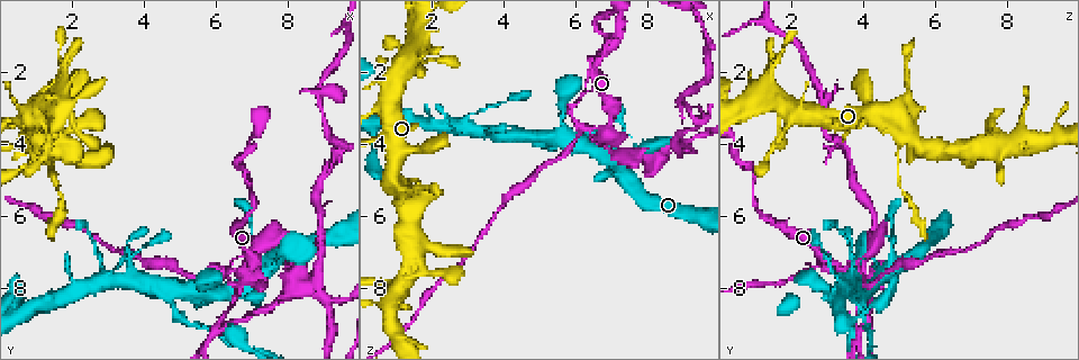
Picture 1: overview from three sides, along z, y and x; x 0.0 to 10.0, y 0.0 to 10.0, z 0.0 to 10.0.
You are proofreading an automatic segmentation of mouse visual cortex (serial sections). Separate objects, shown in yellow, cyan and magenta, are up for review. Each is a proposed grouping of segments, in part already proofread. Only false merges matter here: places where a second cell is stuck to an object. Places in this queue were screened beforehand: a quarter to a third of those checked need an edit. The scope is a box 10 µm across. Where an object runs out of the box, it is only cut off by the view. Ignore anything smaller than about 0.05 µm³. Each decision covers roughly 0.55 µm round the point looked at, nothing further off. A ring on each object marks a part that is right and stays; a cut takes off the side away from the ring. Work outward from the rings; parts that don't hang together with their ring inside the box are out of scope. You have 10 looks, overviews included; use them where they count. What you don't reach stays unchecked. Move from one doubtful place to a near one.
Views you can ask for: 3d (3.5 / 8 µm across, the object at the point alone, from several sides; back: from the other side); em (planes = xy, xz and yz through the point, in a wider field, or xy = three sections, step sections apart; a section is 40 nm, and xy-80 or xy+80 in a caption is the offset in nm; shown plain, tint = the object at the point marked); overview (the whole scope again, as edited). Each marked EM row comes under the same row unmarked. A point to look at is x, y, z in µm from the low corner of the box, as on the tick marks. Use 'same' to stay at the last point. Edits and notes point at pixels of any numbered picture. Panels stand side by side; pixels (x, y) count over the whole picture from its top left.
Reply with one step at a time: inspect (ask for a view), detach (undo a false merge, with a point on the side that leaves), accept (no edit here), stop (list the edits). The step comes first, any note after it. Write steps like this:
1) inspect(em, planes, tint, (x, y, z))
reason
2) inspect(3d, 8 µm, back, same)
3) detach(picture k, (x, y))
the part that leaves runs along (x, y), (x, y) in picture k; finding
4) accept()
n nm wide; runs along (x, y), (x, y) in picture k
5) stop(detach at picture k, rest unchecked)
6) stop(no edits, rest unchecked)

inspect(3d, 3.5 µm, back, (6.90, 7.55, 3.65))
narrows sharply

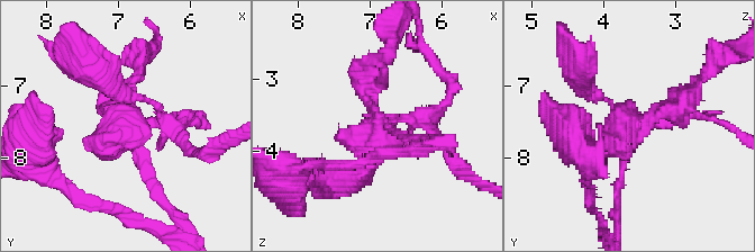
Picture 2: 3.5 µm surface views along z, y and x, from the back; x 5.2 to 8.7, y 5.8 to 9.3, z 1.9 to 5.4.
inspect(em, xy, step 5, tint, (6.90, 7.60, 3.65))
shape alone is not enough

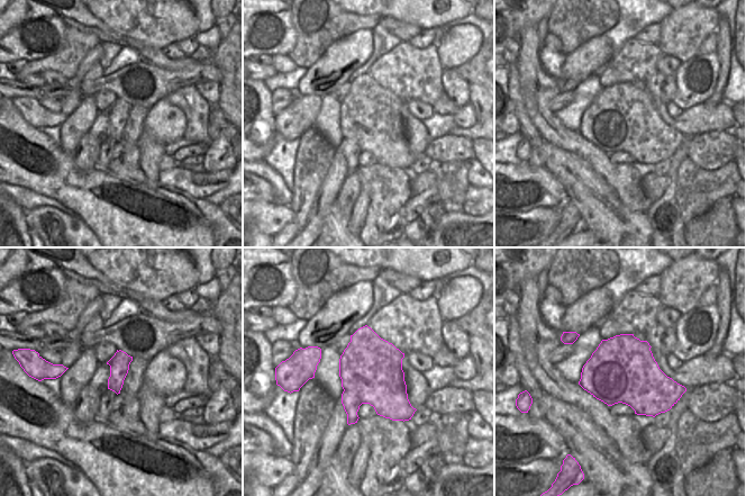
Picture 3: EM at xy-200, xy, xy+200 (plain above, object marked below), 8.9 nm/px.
detach(picture 2, (611, 149))
two cells meet here

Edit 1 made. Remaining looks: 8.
inspect(overview)

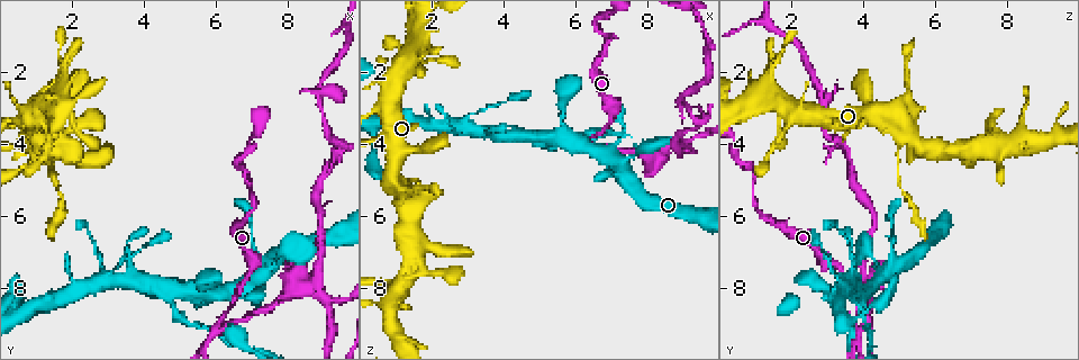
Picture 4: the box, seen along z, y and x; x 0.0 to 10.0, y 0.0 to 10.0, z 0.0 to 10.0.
inspect(3d, 3.5 µm, (6.10, 9.15, 3.80))
branch point

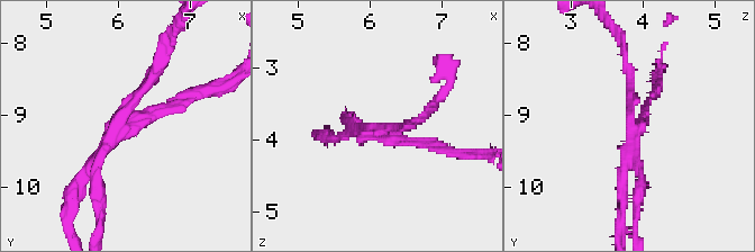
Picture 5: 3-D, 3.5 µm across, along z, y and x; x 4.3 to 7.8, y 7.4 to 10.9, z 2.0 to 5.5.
inspect(em, xy, step 3, tint, (6.00, 9.15, 3.80))
3 arms; arms of 150, 150, 150 nm; need the tissue

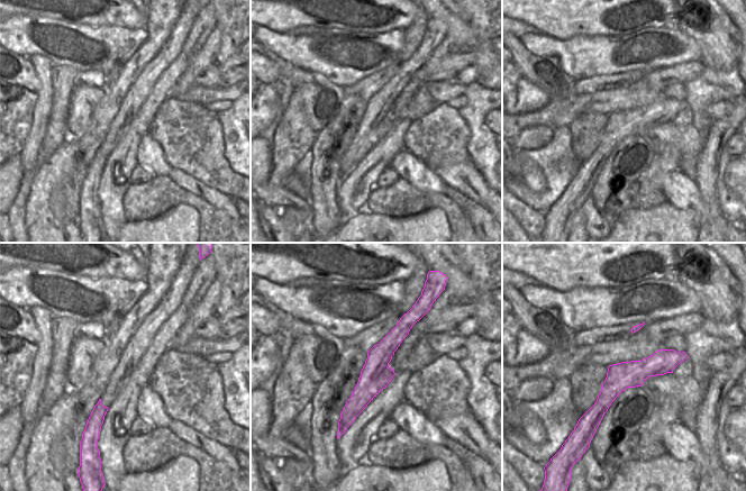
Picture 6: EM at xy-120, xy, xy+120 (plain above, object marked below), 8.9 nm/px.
inspect(em, xy, step 2, tint, same)

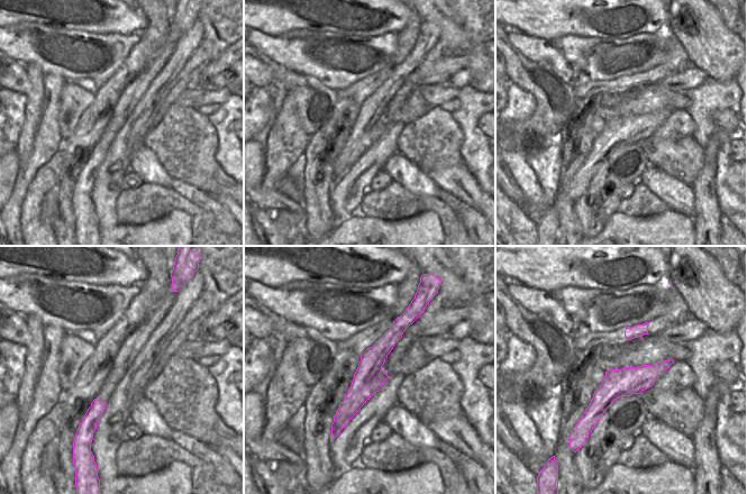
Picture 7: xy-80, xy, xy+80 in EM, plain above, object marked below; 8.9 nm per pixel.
detach(picture 5, (638, 194))
the part that leaves runs along (636, 128), (656, 87) in picture 5; two cells meet here

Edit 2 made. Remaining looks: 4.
inspect(overview)
see it whole again

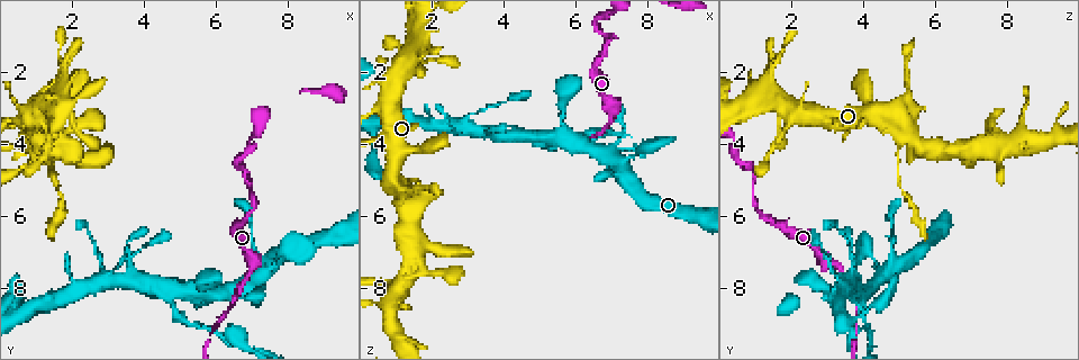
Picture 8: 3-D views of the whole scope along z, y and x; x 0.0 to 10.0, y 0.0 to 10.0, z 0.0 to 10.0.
inspect(3d, 8 µm, back, (1.75, 2.45, 1.35))
four or more arms meet

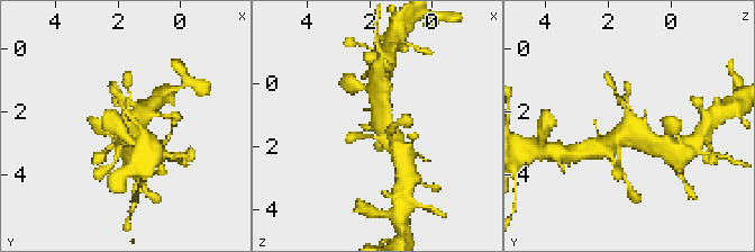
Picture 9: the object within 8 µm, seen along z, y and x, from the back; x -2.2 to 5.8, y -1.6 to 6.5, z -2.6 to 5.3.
inspect(em, xy, step 2, tint, same)
now the EM

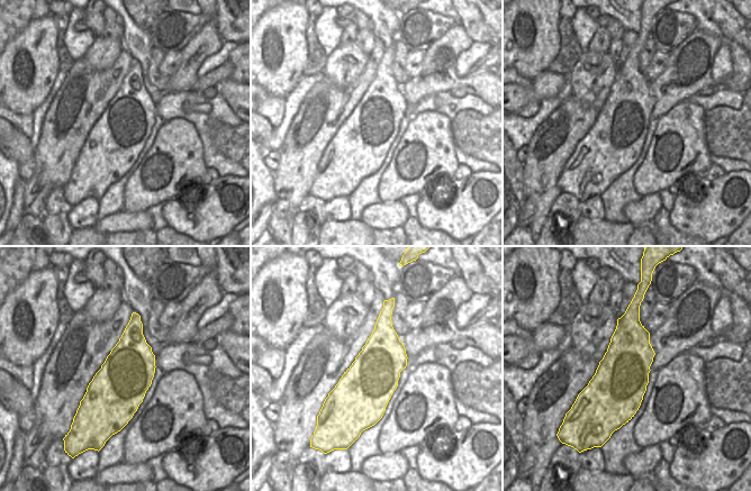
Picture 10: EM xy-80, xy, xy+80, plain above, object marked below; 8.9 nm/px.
accept()
one cell here

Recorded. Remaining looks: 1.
stop(detach at picture 2, detach at picture 5, rest unchecked)

